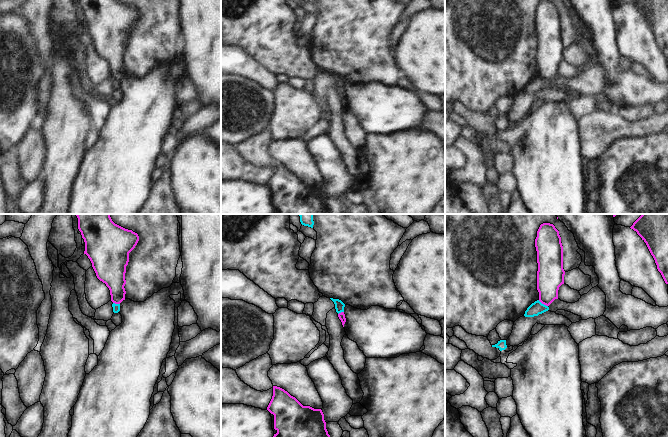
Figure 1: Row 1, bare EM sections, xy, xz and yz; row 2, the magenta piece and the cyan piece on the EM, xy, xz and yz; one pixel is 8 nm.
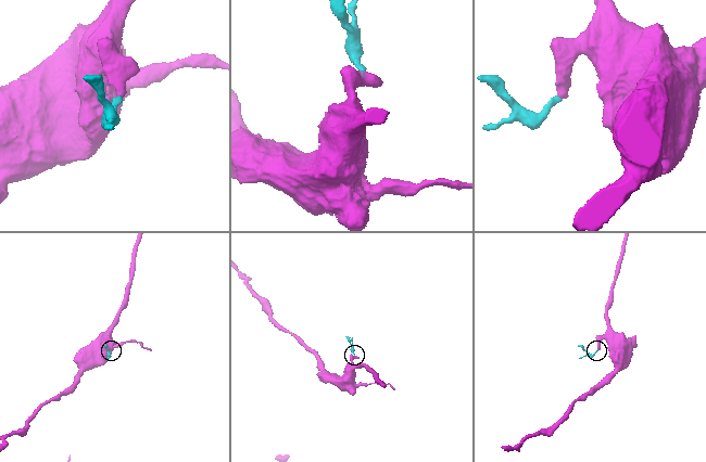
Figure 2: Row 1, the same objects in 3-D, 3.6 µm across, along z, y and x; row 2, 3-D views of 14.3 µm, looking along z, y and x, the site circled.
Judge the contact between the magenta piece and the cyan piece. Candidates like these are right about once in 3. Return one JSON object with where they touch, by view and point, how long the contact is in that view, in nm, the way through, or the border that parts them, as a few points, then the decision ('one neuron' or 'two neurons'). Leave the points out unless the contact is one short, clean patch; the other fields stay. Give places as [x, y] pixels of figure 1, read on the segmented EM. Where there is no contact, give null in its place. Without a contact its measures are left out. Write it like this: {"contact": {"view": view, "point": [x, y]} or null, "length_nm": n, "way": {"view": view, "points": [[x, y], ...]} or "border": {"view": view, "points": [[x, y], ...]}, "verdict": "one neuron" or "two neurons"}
{"contact": {"view": "yz", "point": [543, 303]}, "length_nm": 90, "border": {"view": "yz", "points": [[538, 300], [547, 306]]}, "verdict": "two neurons"}

